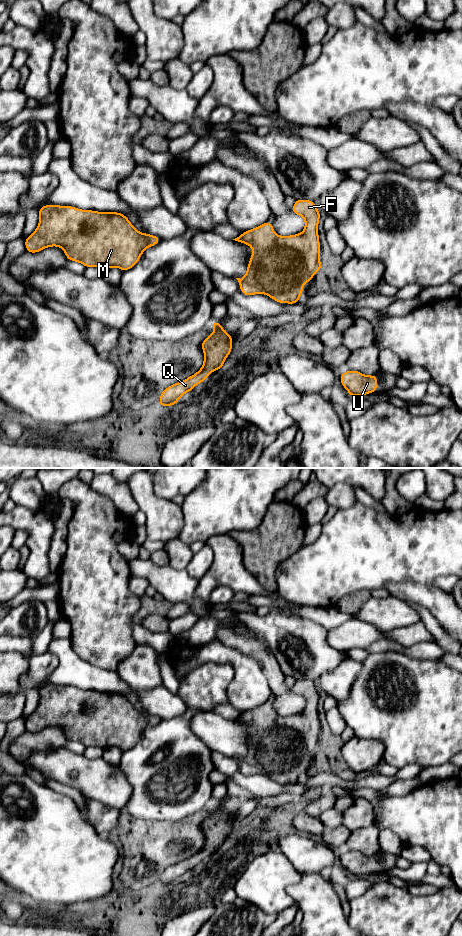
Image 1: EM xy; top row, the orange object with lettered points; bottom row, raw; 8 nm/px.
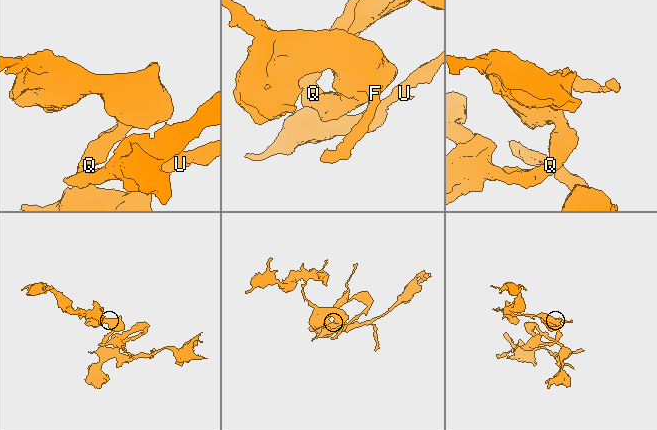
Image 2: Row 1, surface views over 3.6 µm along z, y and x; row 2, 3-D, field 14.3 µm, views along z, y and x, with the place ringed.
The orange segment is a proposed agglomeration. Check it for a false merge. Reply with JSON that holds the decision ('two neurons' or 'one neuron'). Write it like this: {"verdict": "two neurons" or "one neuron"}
{"verdict": "one neuron"}

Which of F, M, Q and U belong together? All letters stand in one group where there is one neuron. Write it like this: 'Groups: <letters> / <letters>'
Groups: F M Q U

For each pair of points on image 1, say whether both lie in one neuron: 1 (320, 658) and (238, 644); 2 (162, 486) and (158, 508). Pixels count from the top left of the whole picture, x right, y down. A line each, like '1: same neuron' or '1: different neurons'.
1: different neurons
2: different neurons

